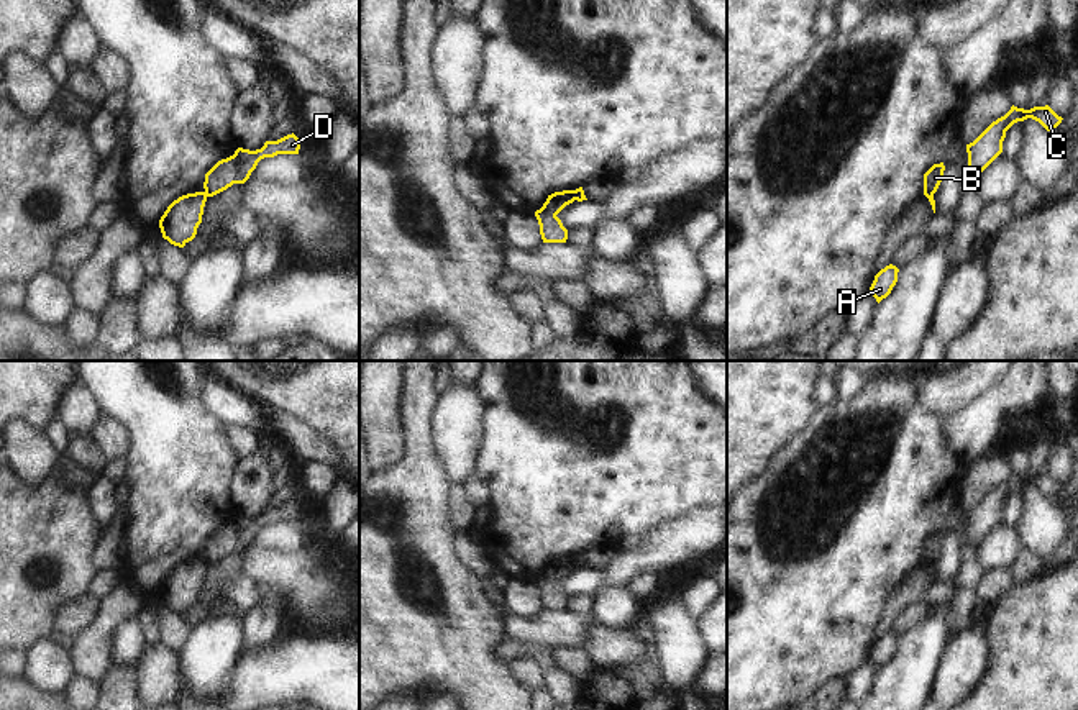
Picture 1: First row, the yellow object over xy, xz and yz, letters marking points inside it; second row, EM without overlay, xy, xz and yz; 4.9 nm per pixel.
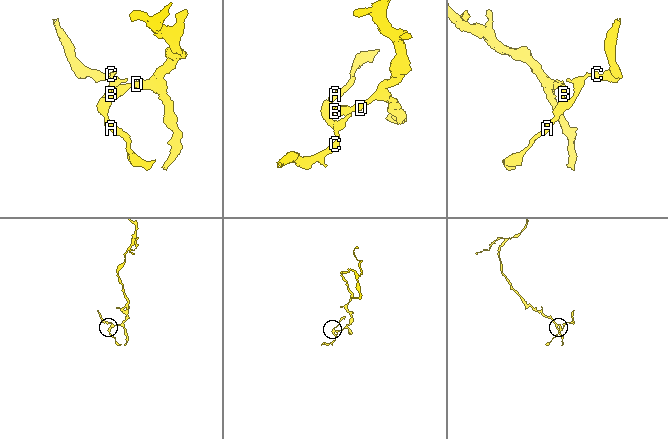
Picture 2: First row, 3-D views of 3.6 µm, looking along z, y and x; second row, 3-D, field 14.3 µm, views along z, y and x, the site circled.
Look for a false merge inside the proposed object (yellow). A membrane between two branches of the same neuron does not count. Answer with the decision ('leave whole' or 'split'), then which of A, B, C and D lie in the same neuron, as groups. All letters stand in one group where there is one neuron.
split; groups A C / B D

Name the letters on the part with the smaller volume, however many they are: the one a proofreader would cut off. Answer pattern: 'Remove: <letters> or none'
Remove: A, C

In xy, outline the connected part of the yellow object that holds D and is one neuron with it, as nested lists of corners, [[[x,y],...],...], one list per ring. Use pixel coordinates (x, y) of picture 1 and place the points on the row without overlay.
[[[294,500],[277,508],[266,508],[264,513],[256,518],[238,515],[233,523],[218,528],[205,541],[205,561],[213,564],[233,551],[244,551],[261,526],[277,521],[299,521],[299,517],[300,510]]]

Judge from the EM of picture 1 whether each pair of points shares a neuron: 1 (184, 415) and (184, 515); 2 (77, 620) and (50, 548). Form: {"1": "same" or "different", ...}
{"1": "same", "2": "different"}

